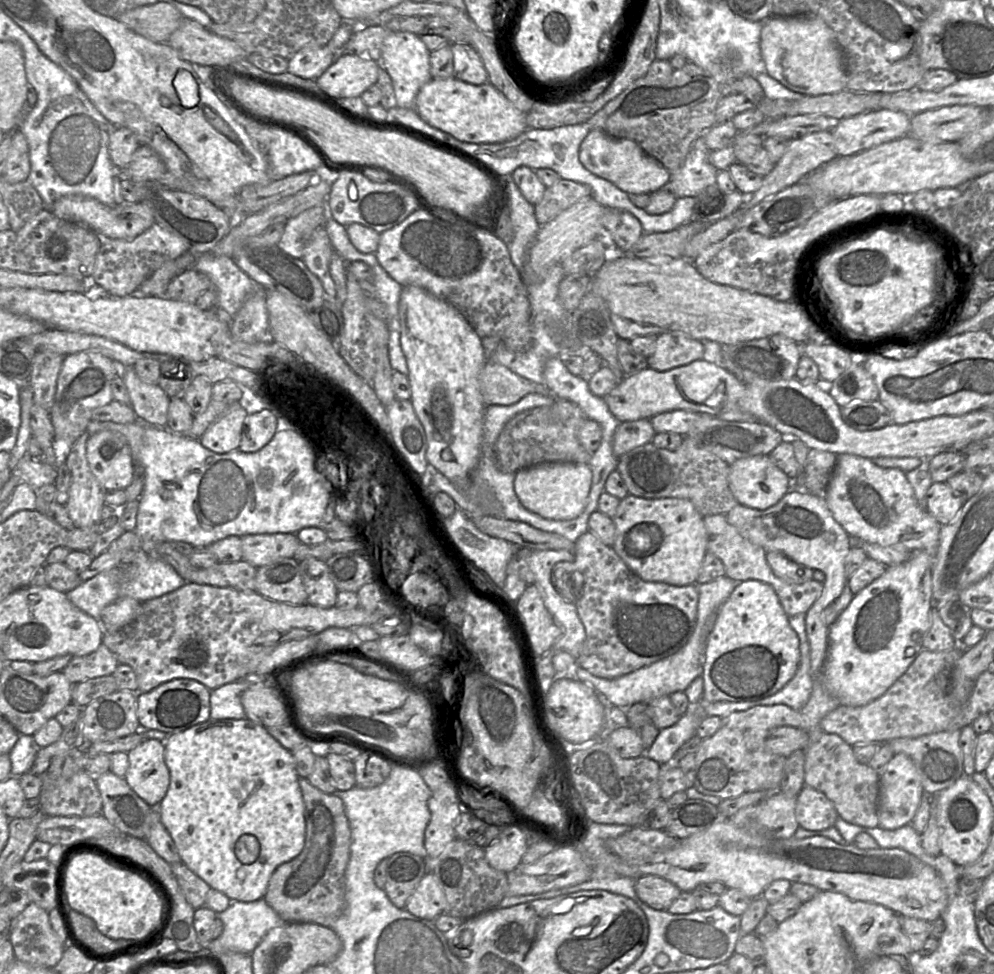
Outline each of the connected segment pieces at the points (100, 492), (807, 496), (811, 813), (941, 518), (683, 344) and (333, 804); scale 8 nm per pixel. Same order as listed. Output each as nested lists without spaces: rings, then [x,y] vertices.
[[[87,430],[76,440],[66,457],[71,474],[65,507],[76,528],[91,527],[101,522],[105,490],[92,473],[86,457]]]
[[[792,488],[778,503],[764,510],[738,503],[726,514],[726,518],[745,539],[761,546],[766,552],[780,552],[798,564],[825,574],[821,595],[805,614],[811,674],[815,681],[822,674],[828,649],[829,627],[822,620],[822,612],[841,595],[847,585],[845,558],[853,546],[853,539],[834,519],[823,494],[812,494],[797,488]]]
[[[804,786],[796,797],[795,817],[803,829],[819,831],[834,827],[839,815],[825,794]]]
[[[933,482],[926,494],[926,509],[942,526],[956,518],[964,503],[946,482]]]
[[[664,333],[657,335],[654,351],[647,363],[649,368],[663,372],[701,360],[703,355],[704,346],[700,340]]]
[[[300,777],[298,783],[305,805],[304,847],[299,855],[275,869],[263,899],[285,922],[315,923],[331,928],[346,904],[345,871],[350,859],[351,830],[344,803],[339,797],[320,791],[307,778]]]

